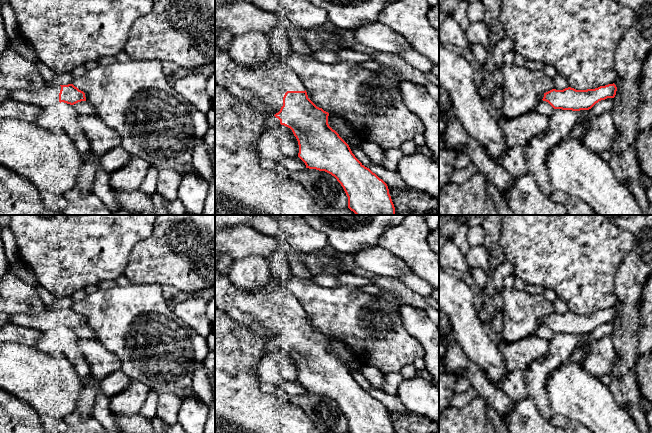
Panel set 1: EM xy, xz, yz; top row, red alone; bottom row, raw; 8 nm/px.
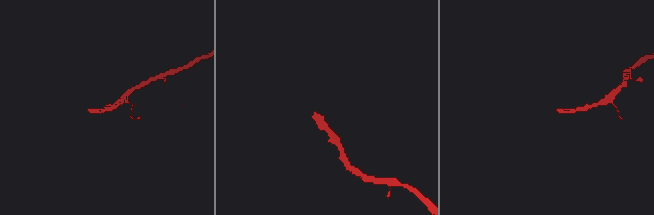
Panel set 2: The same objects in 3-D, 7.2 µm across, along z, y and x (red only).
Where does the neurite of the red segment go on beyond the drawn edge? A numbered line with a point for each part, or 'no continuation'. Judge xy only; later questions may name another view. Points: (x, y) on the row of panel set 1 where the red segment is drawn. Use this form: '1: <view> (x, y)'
1: xy (48, 95)

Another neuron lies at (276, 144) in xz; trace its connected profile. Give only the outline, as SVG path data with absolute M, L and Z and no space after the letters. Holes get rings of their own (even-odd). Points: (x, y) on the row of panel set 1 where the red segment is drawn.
M278 125L272 130L264 131L257 143L260 159L270 159L279 163L286 157L296 157L299 145L292 130L284 125Z

